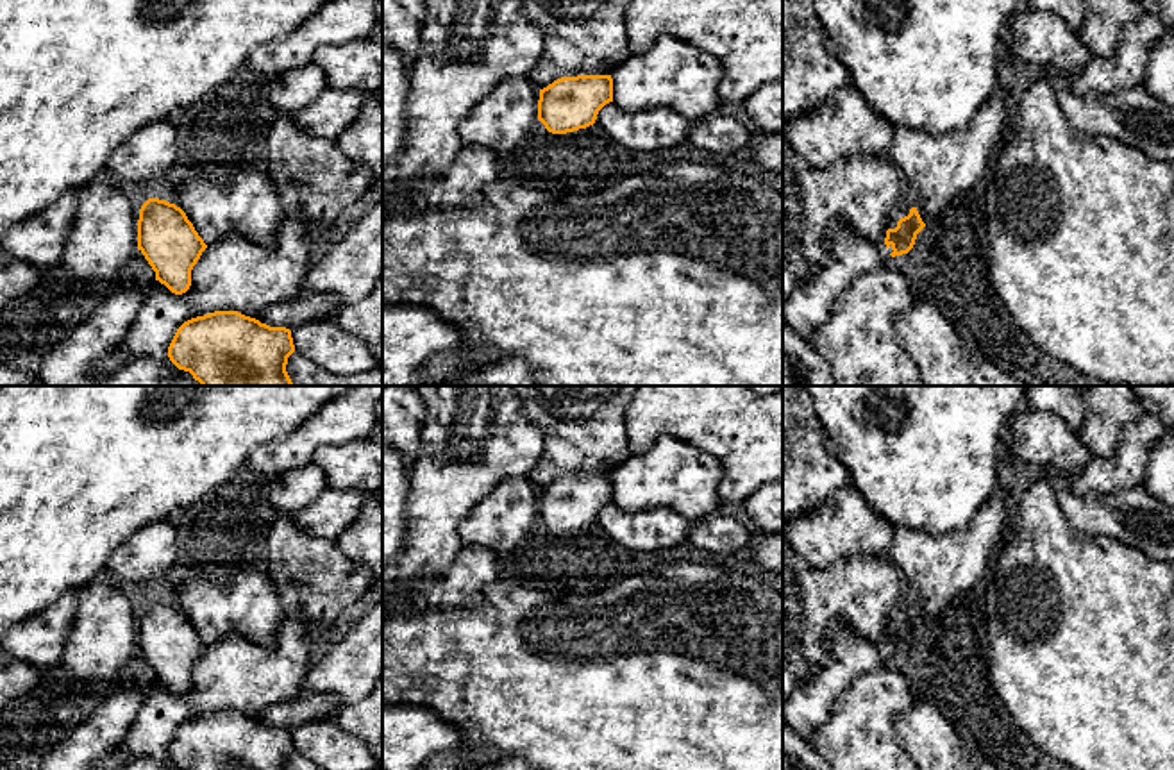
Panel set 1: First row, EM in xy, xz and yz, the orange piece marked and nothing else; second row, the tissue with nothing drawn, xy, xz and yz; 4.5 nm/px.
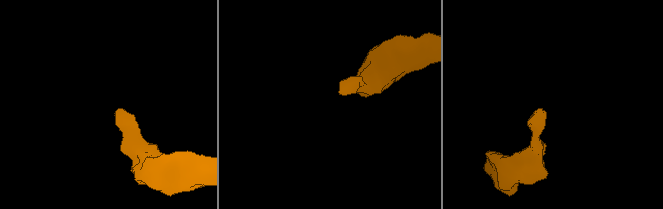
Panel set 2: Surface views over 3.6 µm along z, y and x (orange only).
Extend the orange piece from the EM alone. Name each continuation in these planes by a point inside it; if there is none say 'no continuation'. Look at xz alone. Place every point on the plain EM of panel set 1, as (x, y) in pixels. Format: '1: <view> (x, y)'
no continuation

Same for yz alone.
1: yz (935, 569)

